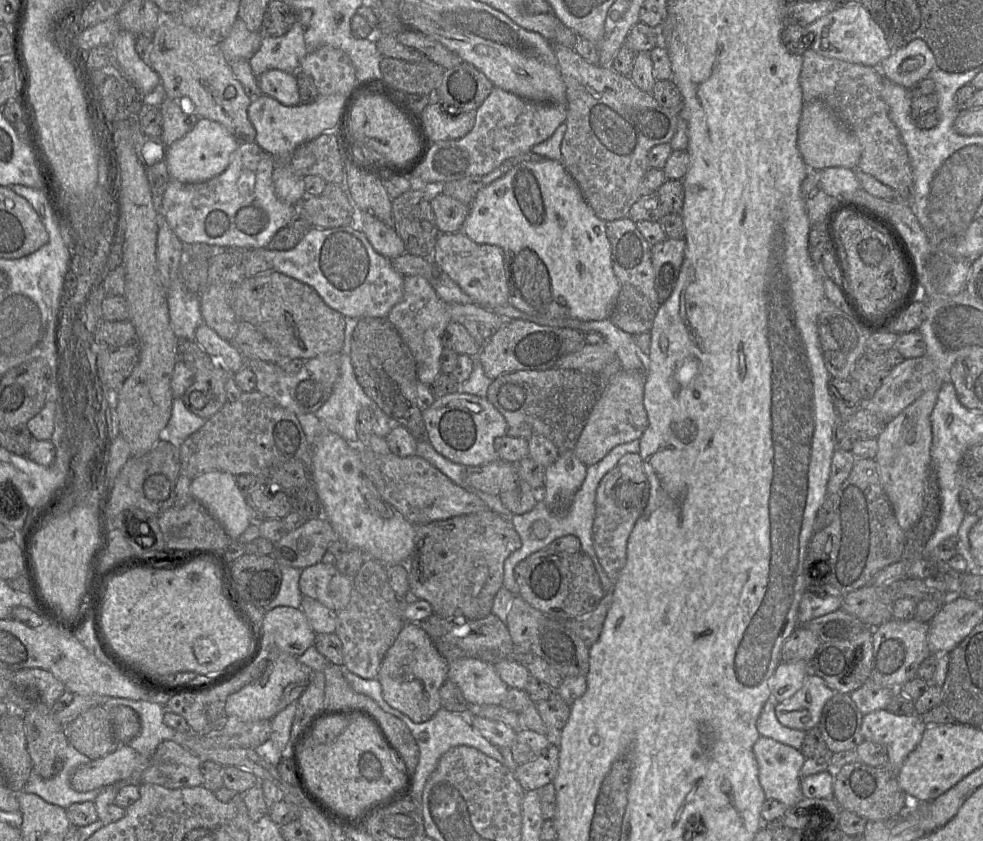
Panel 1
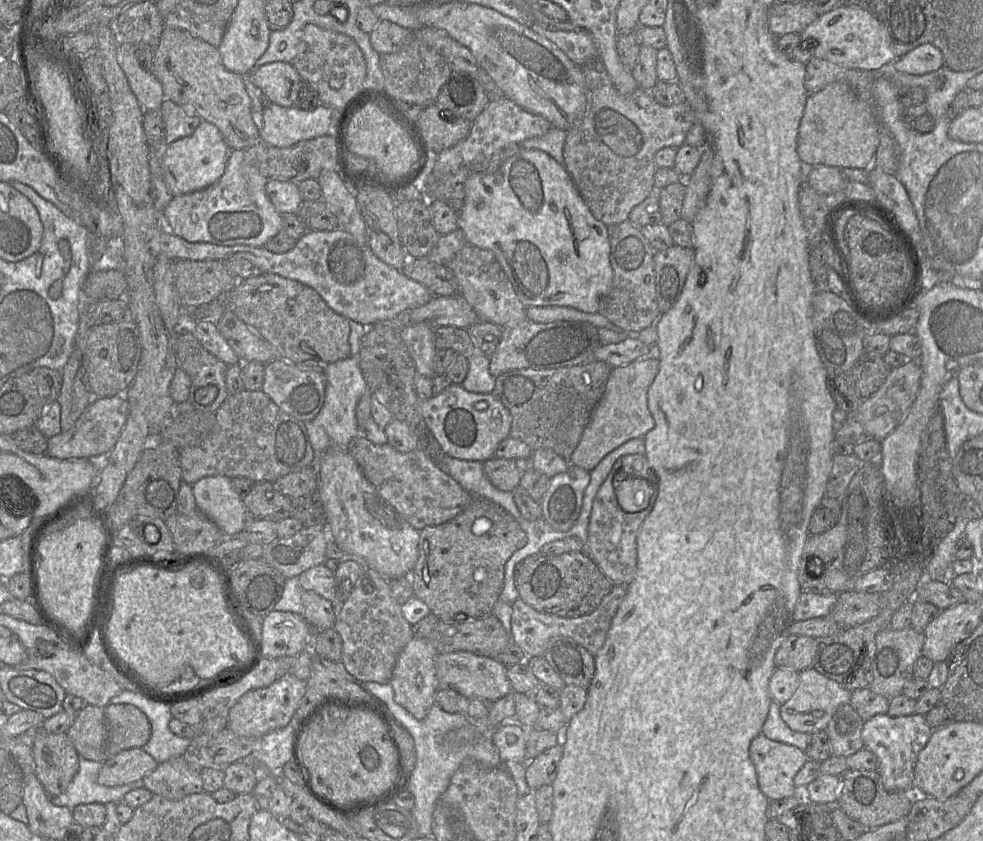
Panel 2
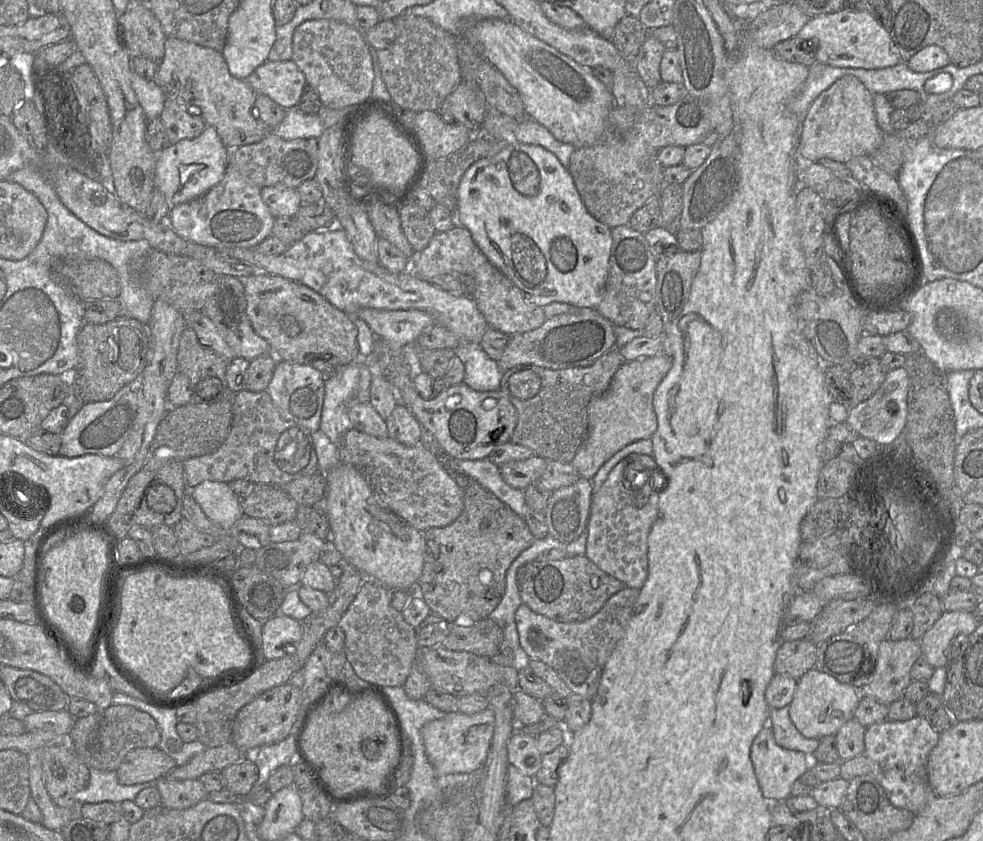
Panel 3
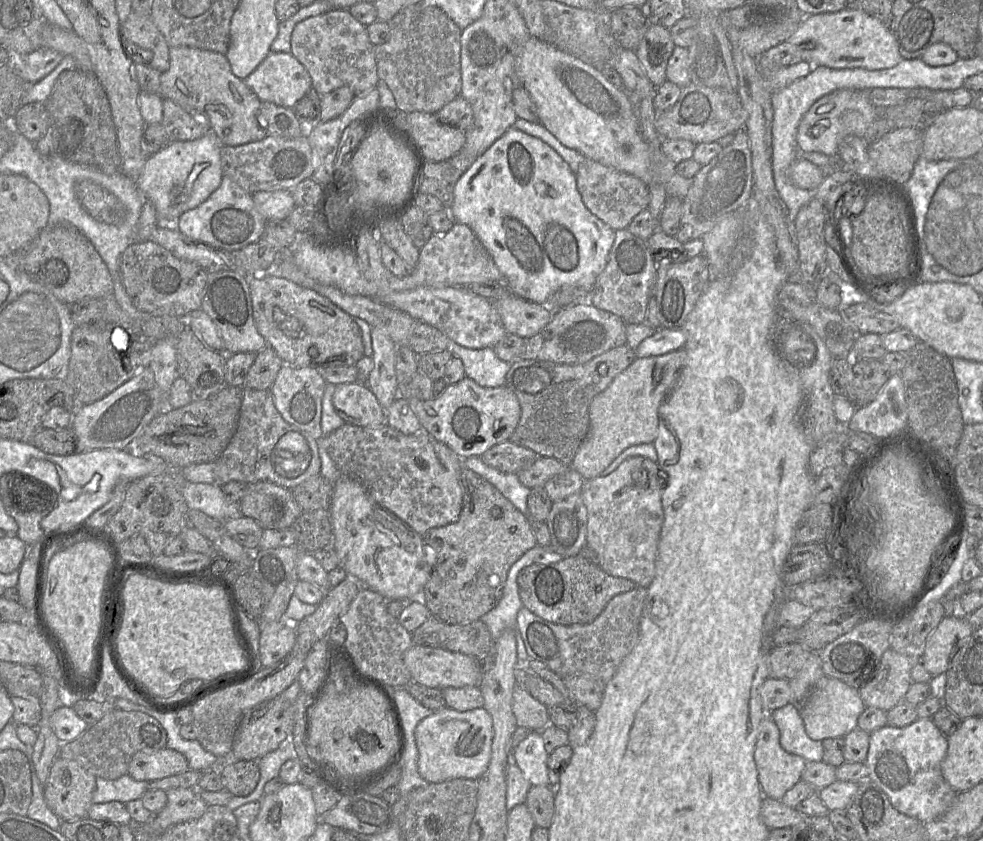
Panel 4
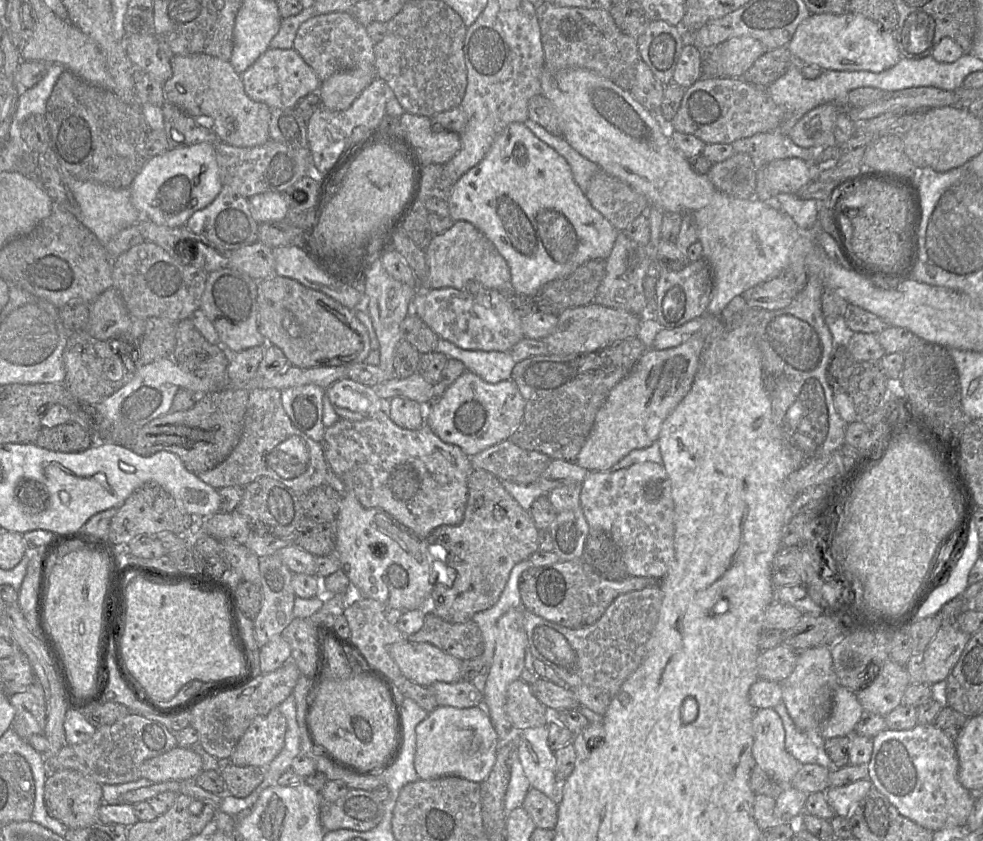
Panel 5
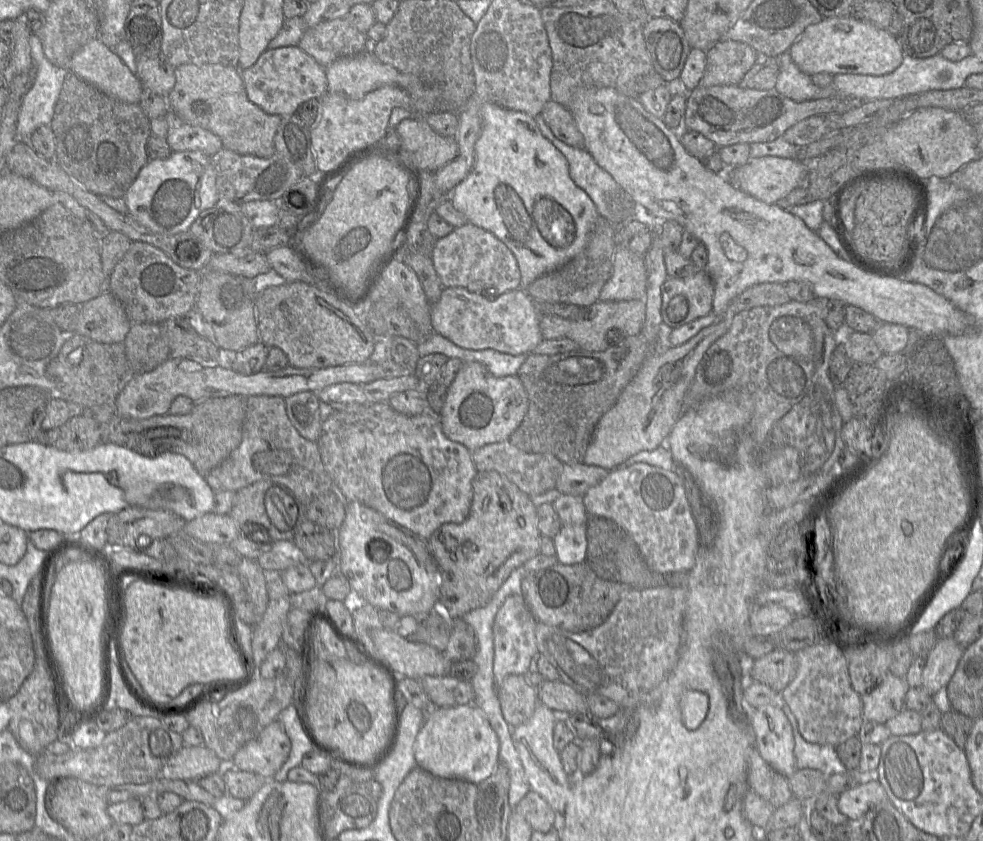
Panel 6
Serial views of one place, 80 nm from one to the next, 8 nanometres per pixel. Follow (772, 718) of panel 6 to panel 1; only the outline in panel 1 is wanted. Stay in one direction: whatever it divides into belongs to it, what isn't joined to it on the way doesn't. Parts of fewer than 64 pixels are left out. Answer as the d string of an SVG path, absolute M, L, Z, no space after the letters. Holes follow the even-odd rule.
M759 737L753 745L753 754L758 765L758 780L767 800L776 800L788 808L804 799L800 788L800 769L806 760L800 751L771 738Z

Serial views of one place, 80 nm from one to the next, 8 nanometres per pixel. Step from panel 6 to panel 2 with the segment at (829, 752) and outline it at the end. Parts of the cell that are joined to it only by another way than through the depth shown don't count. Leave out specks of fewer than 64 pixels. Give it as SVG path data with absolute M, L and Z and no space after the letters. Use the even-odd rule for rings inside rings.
M771 702L761 733L770 740L793 745L805 752L811 740L811 734L797 732L790 729L781 718L781 705L782 704L779 704L778 702Z

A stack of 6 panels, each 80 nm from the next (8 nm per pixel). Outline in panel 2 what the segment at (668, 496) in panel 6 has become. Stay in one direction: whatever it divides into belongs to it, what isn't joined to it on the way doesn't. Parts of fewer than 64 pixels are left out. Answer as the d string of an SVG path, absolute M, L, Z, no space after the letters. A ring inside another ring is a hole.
M627 454L619 458L613 464L594 498L589 523L588 556L614 586L628 586L635 577L637 569L637 535L644 519L652 511L656 498L656 474L645 454ZM628 477L645 479L650 486L651 484L653 486L653 494L651 495L648 506L634 513L623 510L615 494L619 483Z

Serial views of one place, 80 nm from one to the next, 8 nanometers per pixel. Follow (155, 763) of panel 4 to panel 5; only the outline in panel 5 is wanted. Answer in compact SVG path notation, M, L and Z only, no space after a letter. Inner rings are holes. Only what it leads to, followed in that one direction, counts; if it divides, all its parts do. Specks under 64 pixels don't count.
M176 746L173 749L145 760L140 767L142 778L160 783L168 780L195 779L203 770L203 759L193 749Z

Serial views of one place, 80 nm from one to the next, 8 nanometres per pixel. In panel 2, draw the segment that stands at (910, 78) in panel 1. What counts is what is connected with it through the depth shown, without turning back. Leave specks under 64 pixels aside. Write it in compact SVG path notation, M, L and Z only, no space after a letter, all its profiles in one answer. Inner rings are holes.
M925 43L902 57L897 57L892 65L895 70L900 72L923 75L938 70L944 64L941 51L934 45Z

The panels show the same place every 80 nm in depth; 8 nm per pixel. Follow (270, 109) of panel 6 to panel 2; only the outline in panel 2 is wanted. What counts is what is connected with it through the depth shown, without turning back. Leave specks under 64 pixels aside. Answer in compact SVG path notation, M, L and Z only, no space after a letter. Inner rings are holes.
M291 63L265 64L254 68L249 77L271 103L282 107L296 106L302 78Z

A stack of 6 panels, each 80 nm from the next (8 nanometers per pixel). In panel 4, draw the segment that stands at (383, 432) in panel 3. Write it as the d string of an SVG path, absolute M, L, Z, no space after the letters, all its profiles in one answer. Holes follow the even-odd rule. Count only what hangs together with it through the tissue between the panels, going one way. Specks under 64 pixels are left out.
M365 383L337 384L332 402L335 411L345 423L363 427L386 424L386 410Z

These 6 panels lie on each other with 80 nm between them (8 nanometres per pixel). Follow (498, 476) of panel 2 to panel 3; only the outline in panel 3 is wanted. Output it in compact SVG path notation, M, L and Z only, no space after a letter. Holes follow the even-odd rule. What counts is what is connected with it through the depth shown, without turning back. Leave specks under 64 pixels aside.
M534 454L525 460L516 460L499 466L503 480L511 487L524 490L532 482L540 480L548 460Z

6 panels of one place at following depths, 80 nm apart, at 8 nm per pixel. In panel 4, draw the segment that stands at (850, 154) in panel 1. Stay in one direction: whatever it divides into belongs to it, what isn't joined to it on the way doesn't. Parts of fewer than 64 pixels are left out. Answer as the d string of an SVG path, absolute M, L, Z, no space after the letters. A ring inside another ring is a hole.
M840 89L821 97L801 119L797 130L799 152L820 152L837 156L840 142L848 135L864 138L868 128L877 118L868 91Z

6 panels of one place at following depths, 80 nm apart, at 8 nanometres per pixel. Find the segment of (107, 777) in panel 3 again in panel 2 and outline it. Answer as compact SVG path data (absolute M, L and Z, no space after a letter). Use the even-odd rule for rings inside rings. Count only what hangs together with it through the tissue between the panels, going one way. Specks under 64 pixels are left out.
M79 757L79 769L67 790L58 796L49 796L56 806L73 809L80 804L123 802L124 796L131 790L144 787L142 780L121 786L104 786L98 783L98 774L103 766L101 762Z

